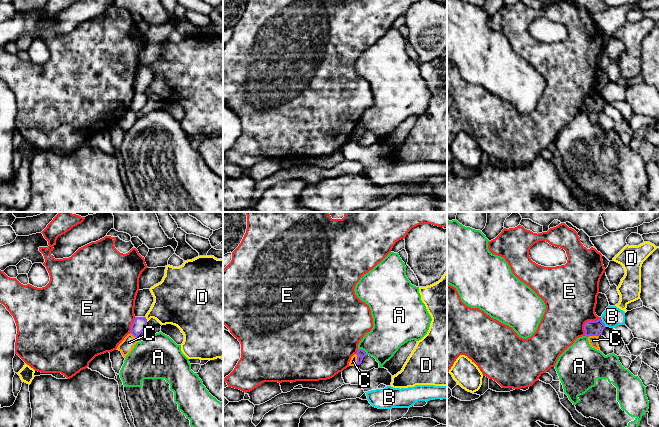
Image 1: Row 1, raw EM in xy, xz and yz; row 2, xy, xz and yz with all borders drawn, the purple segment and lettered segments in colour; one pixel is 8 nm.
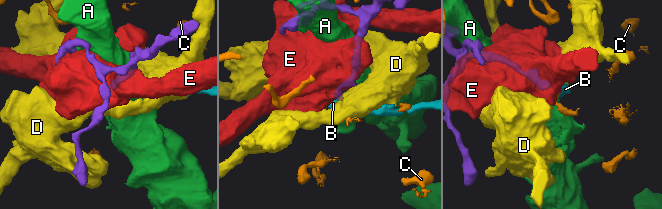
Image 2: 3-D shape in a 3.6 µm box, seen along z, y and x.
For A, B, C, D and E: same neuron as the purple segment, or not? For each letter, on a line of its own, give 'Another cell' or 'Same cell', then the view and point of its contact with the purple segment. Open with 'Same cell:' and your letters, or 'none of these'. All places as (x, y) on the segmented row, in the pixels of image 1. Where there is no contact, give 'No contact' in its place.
Same cell: none of these
A: Another cell. Touches purple at xz (363, 350)
B: Another cell. Touches purple at yz (603, 323)
C: Another cell. Touches purple at xz (357, 359)
D: Another cell. Touches purple at xy (146, 319)
E: Another cell. Touches purple at yz (586, 322)

